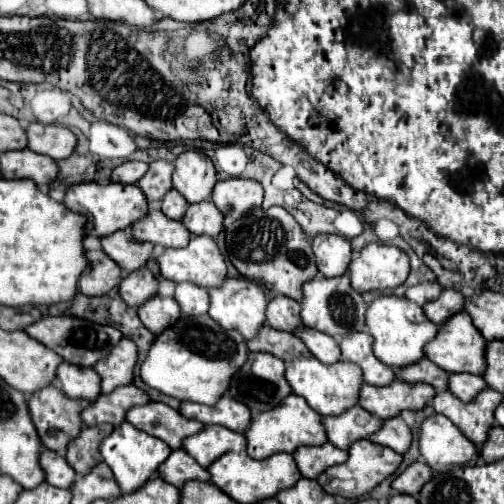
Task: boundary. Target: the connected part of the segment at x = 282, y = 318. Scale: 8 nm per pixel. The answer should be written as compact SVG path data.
M276 295L274 299L270 299L266 317L268 317L268 325L278 331L294 333L296 329L304 327L300 319L300 303L284 295Z

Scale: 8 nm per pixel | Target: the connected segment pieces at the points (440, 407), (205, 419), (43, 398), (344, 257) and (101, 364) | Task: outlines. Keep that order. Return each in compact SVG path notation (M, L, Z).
M484 389L478 393L474 403L462 403L458 397L454 397L450 391L436 393L432 407L436 413L446 415L472 443L478 447L486 443L488 429L492 429L494 411L496 405L500 405L502 393L494 389Z
M222 397L214 407L184 401L180 407L180 413L184 417L196 419L204 425L222 425L222 427L228 427L228 429L240 431L240 433L244 433L248 429L250 419L252 419L250 409L232 397Z
M48 385L38 391L28 405L42 445L64 453L68 443L82 431L80 413L92 403L84 399L70 399L54 385Z
M318 235L312 239L316 265L324 277L340 277L348 271L352 259L350 241L342 235Z
M122 339L116 349L112 349L112 355L104 357L104 361L98 361L94 365L96 373L102 377L102 393L108 395L116 387L132 385L134 381L134 365L138 361L138 347L130 339Z

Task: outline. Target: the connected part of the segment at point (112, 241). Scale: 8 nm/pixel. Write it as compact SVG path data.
M116 231L116 233L106 235L102 239L102 249L124 271L132 273L132 271L136 271L136 269L140 269L140 267L144 267L148 263L148 259L152 257L154 245L144 243L144 241L136 241L130 233L126 235L124 231Z

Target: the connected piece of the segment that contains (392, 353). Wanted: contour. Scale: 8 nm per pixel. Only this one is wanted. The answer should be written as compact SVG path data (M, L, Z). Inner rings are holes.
M396 295L378 297L366 311L366 325L370 329L370 335L374 337L374 355L384 365L394 369L402 369L420 361L424 357L424 347L438 333L438 325L424 315L424 309L420 305Z

